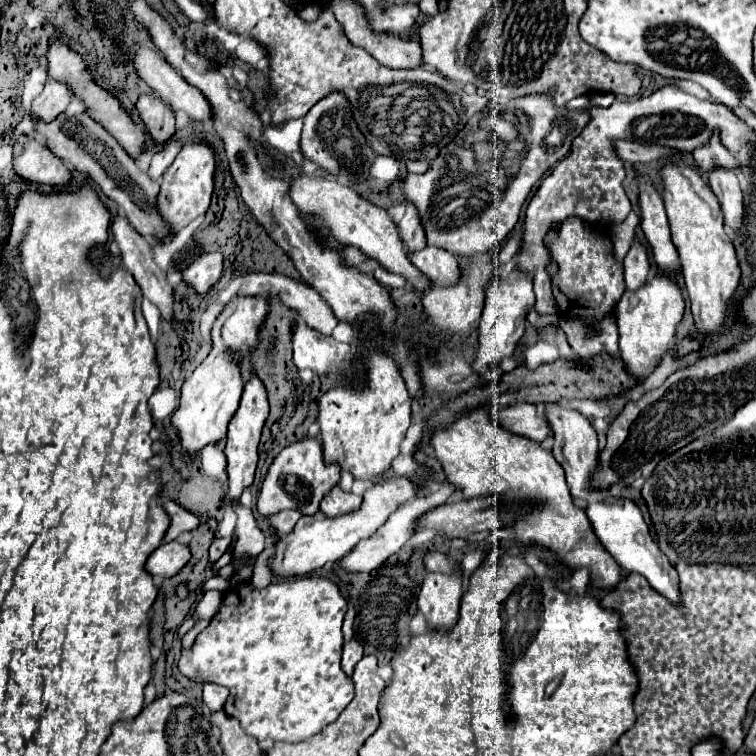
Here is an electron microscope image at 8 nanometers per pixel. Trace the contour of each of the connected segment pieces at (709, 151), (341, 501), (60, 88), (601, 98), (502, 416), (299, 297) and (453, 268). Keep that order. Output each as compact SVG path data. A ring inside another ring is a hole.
M718 130L712 132L712 138L708 140L708 144L696 148L692 154L694 154L694 160L700 168L700 172L704 172L704 174L708 174L714 166L724 166L724 168L730 168L730 170L738 170L738 160L734 160L730 156L730 152L722 146Z
M334 486L320 502L320 510L326 516L334 516L334 514L348 514L352 510L358 510L362 502L362 496L356 496L352 492L344 492L340 486Z
M48 80L44 84L44 90L38 98L32 102L32 114L40 120L54 120L58 114L66 110L66 106L72 100L72 88L58 80Z
M590 94L590 106L598 106L598 108L608 108L612 106L616 96L612 94Z
M516 402L512 406L506 406L496 414L496 418L510 432L526 436L534 442L546 440L552 432L548 420L538 416L536 414L536 404L530 404L530 402Z
M250 272L244 276L244 284L238 294L272 294L278 296L286 306L294 308L304 322L330 336L338 318L334 316L328 302L308 284L296 282L282 274L264 274L264 272Z
M424 246L418 252L410 252L408 258L432 282L452 284L460 276L460 268L458 268L456 258L448 250L444 250L444 248Z

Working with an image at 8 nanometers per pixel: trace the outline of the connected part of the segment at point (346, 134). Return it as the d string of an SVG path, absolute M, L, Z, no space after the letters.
M342 92L328 94L318 104L314 104L314 108L306 114L300 150L306 158L310 158L318 166L322 166L328 174L332 174L332 176L352 176L350 182L358 182L358 178L366 180L370 164L374 160L374 152L368 146L362 132L358 130L354 118L352 118L350 102Z

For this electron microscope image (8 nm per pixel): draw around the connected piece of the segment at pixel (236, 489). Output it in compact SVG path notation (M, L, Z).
M252 374L250 382L246 382L246 392L242 392L240 398L240 406L236 410L236 414L232 416L230 424L228 424L228 442L226 442L226 458L228 458L228 494L226 494L226 502L238 502L242 492L252 486L254 480L254 470L258 464L258 446L261 439L262 426L264 420L268 418L268 400L266 400L266 388L264 384Z

